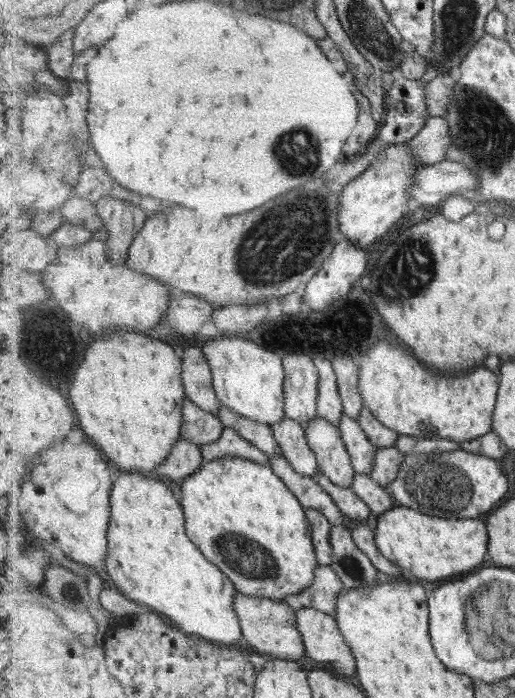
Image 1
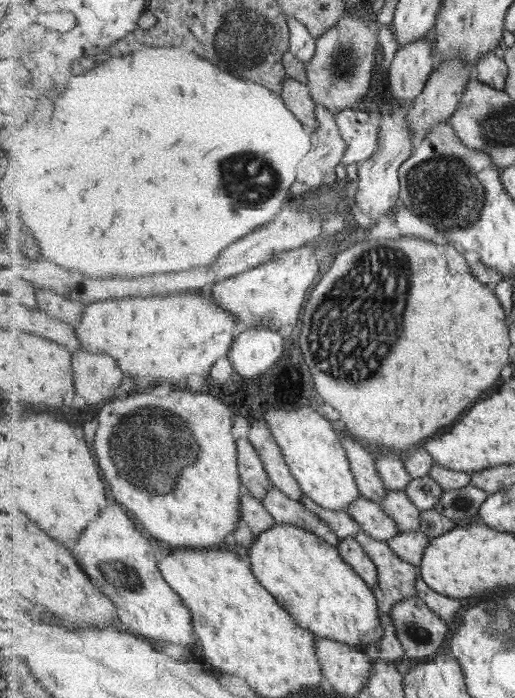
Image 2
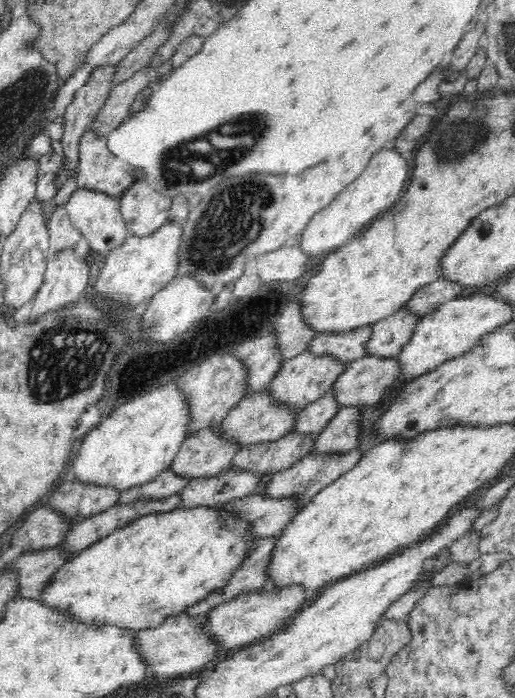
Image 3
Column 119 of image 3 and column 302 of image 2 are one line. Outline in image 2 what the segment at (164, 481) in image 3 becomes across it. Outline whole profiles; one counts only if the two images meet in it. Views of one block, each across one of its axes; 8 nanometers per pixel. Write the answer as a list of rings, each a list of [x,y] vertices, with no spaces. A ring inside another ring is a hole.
[[[305,494],[301,502],[317,517],[321,518],[321,520],[324,520],[328,525],[330,525],[333,529],[333,533],[340,540],[347,538],[356,539],[356,537],[362,532],[361,525],[359,525],[359,523],[349,513],[322,508]]]

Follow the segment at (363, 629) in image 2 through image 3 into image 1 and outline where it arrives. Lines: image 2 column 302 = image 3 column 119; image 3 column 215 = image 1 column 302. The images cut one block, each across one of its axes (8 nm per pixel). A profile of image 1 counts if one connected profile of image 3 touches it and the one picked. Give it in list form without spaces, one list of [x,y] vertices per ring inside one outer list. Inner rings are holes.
[[[237,456],[219,458],[213,462],[204,461],[203,469],[189,475],[180,485],[180,502],[184,507],[189,539],[201,550],[205,550],[209,561],[232,579],[239,593],[284,601],[312,585],[320,562],[316,555],[309,517],[296,494],[289,491],[271,465],[265,466]]]

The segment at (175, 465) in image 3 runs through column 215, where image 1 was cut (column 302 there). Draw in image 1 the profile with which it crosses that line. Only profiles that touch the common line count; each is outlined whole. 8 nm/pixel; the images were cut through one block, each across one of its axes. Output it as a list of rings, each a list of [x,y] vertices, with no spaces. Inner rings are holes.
[[[285,416],[281,422],[273,424],[272,429],[284,456],[298,474],[313,478],[322,474],[317,455],[309,445],[305,428],[300,422]]]

